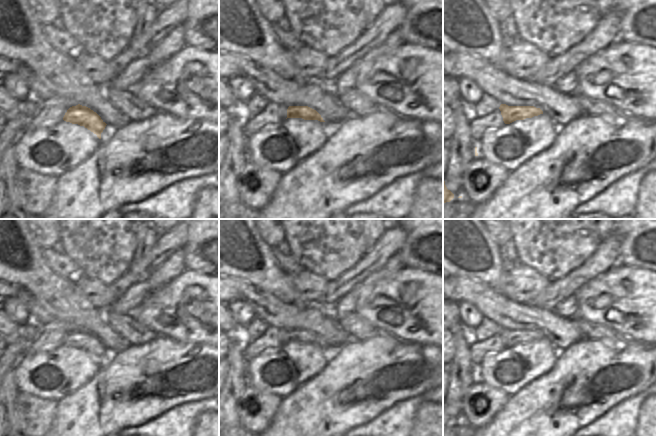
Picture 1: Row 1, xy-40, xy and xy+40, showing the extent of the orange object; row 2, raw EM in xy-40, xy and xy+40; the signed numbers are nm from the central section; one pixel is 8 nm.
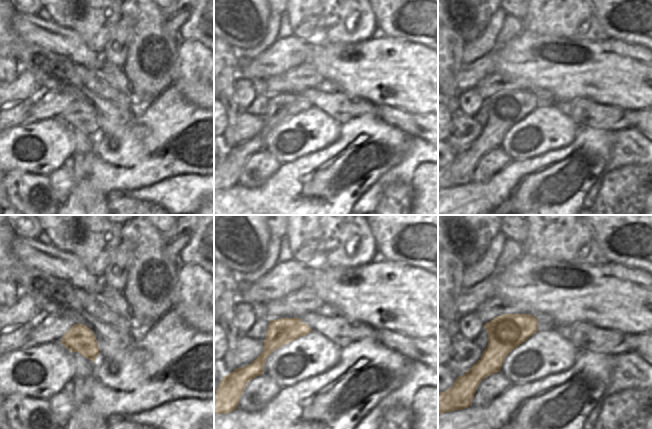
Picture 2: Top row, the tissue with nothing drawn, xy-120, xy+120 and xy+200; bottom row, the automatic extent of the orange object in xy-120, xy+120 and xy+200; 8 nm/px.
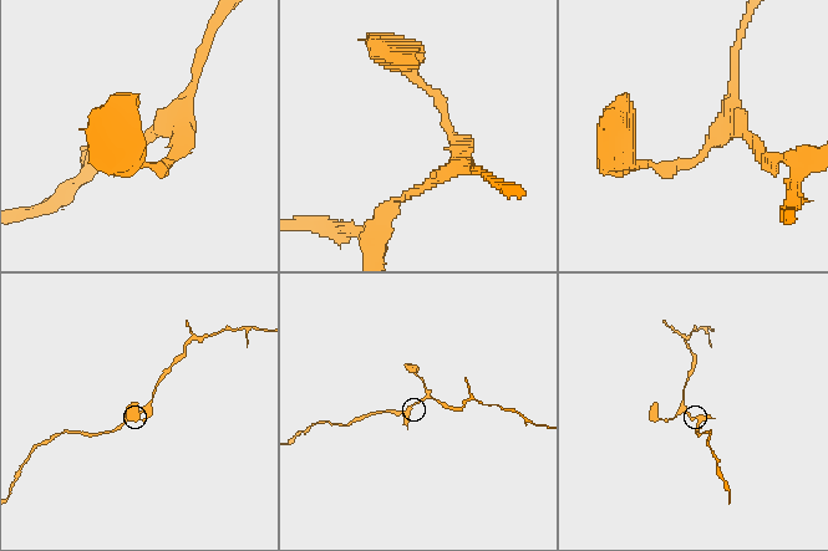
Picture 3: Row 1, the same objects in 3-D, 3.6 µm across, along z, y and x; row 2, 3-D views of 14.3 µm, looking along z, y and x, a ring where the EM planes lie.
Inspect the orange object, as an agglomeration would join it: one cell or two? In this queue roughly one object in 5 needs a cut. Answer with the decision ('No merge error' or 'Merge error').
No merge error

